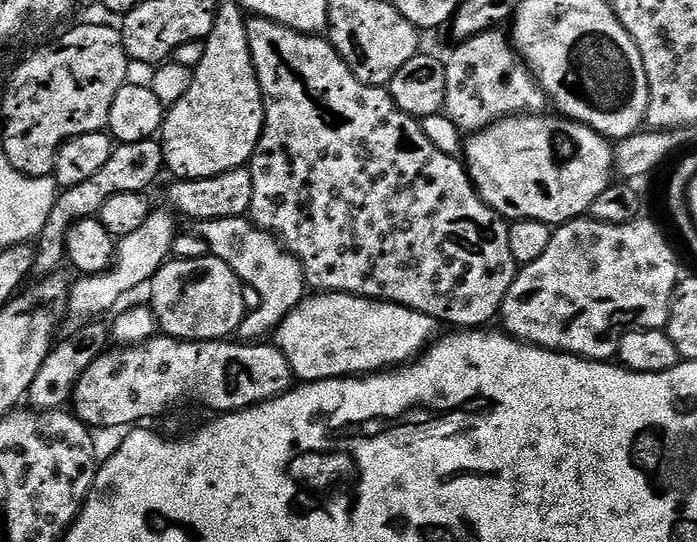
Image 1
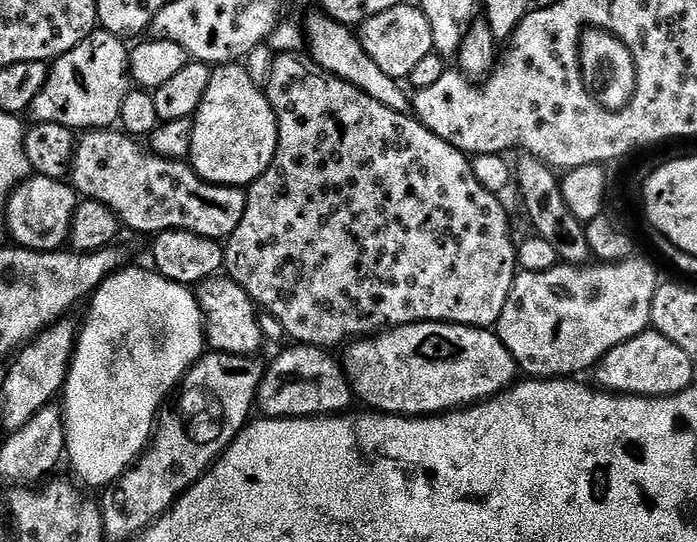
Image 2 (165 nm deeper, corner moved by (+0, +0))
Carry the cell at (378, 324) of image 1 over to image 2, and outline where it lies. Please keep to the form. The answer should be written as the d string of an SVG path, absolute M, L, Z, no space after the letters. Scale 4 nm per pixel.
M404 324L400 328L357 338L344 350L342 367L348 383L352 385L353 397L364 403L361 405L389 416L434 416L475 406L481 400L490 400L504 389L511 388L518 376L516 359L510 350L506 350L495 331L467 328L465 324Z

